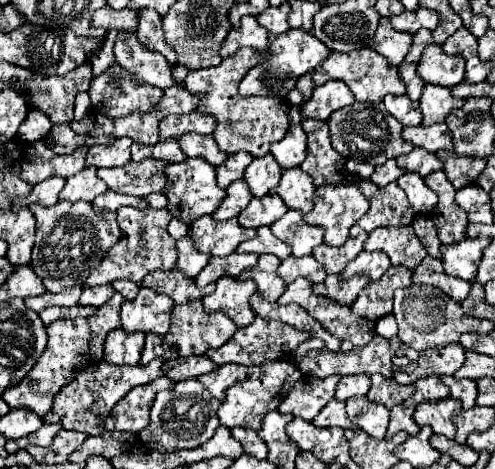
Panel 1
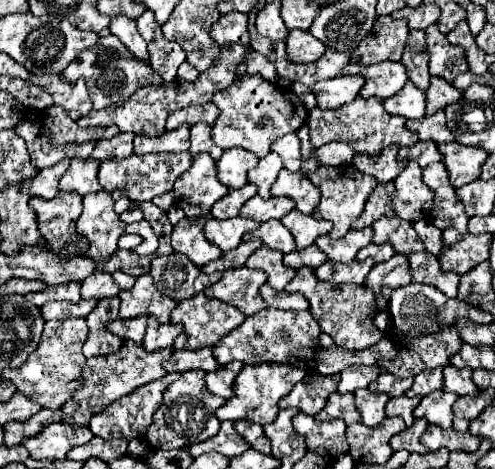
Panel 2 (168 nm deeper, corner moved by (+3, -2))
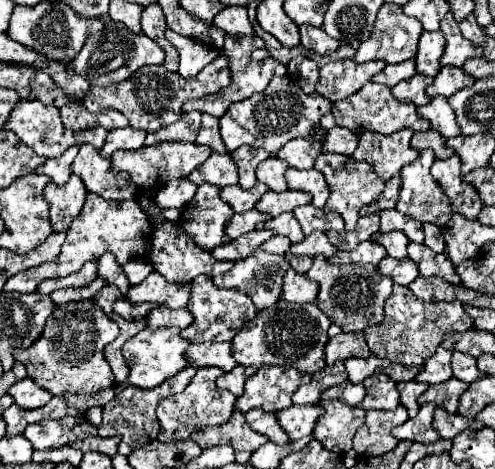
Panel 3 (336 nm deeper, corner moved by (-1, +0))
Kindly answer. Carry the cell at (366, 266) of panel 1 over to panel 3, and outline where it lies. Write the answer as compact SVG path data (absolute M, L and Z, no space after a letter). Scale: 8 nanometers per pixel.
M399 230L387 232L387 234L377 232L377 234L373 236L373 240L379 242L381 246L385 246L385 250L387 250L387 254L389 254L391 258L405 258L405 256L407 256L409 238L407 238L403 232L399 232Z

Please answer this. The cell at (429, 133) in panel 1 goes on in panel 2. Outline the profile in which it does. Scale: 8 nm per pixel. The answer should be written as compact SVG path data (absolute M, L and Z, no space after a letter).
M443 110L439 114L433 114L431 118L421 118L421 120L407 120L407 128L417 132L419 140L433 140L435 144L443 142L453 142L453 134L445 126L445 114Z

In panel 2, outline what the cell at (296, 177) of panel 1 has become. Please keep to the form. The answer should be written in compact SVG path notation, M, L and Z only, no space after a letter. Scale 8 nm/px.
M285 168L279 172L275 184L271 186L271 194L291 198L295 202L295 210L299 210L301 214L311 214L321 198L319 188L315 188L315 184L309 182L307 176L299 172L293 174Z

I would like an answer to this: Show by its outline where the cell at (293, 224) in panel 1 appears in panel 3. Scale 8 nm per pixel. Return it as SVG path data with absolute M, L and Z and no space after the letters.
M305 204L305 206L299 206L293 210L295 218L299 220L305 236L311 234L313 230L343 230L345 228L345 222L343 218L337 214L337 212L323 212L319 208L315 208L313 204Z

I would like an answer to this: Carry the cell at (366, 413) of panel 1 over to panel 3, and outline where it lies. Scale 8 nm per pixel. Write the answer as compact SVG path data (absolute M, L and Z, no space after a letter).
M371 374L363 380L367 394L359 404L365 410L391 410L399 406L397 384L387 374Z

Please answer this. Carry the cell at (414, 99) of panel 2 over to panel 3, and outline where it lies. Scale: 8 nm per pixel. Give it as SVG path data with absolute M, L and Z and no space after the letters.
M415 74L411 80L403 80L401 84L393 86L391 92L395 94L397 100L403 102L413 102L417 106L425 106L431 98L427 96L425 88L431 84L431 76L423 76L423 74Z

